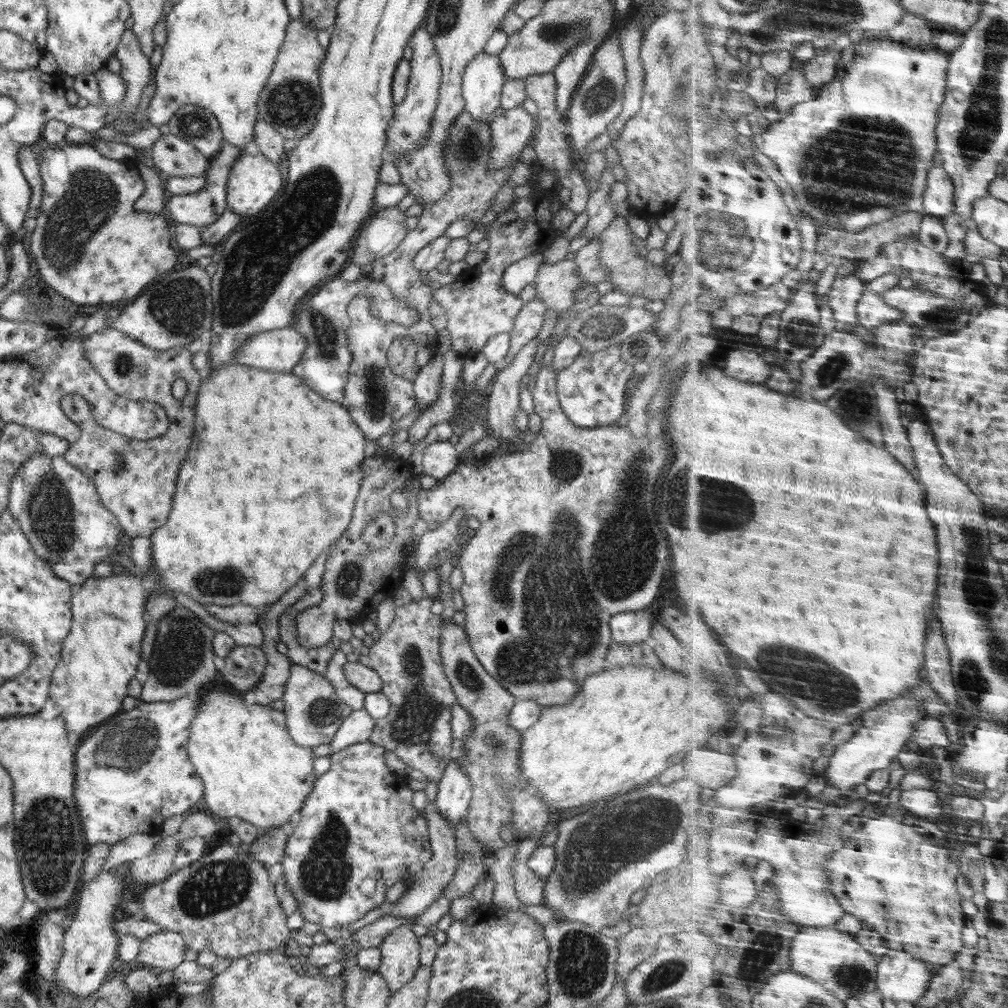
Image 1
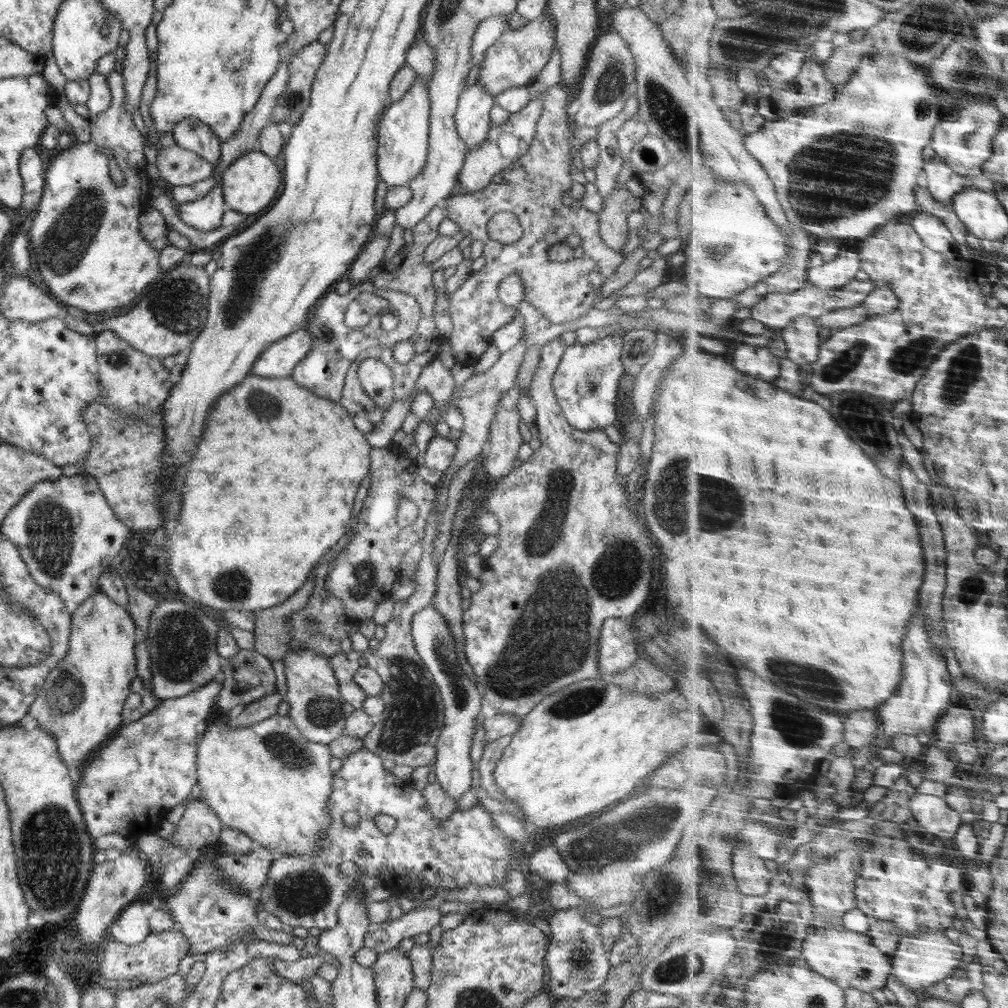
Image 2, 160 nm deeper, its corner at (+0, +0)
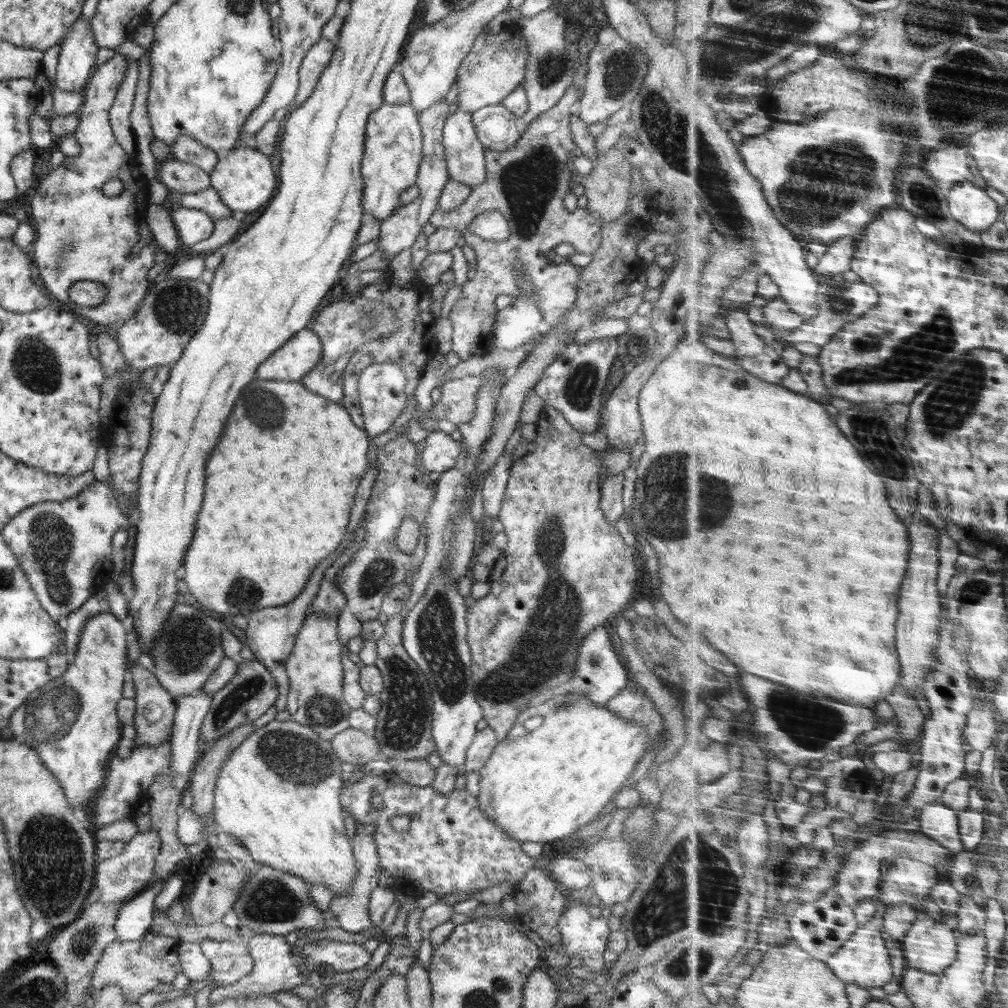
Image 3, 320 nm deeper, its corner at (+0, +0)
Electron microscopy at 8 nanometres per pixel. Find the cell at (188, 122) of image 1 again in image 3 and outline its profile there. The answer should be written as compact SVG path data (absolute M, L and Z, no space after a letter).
M189 136L178 137L171 147L171 152L171 158L180 162L194 164L194 167L198 167L198 169L202 169L208 174L214 170L214 166L217 166L218 160L220 160L213 150L206 148L195 138Z

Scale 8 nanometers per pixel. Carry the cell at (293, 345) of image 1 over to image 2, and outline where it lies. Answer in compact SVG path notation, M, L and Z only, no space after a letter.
M304 328L273 342L253 362L251 374L264 378L290 377L296 367L311 351L313 340Z

